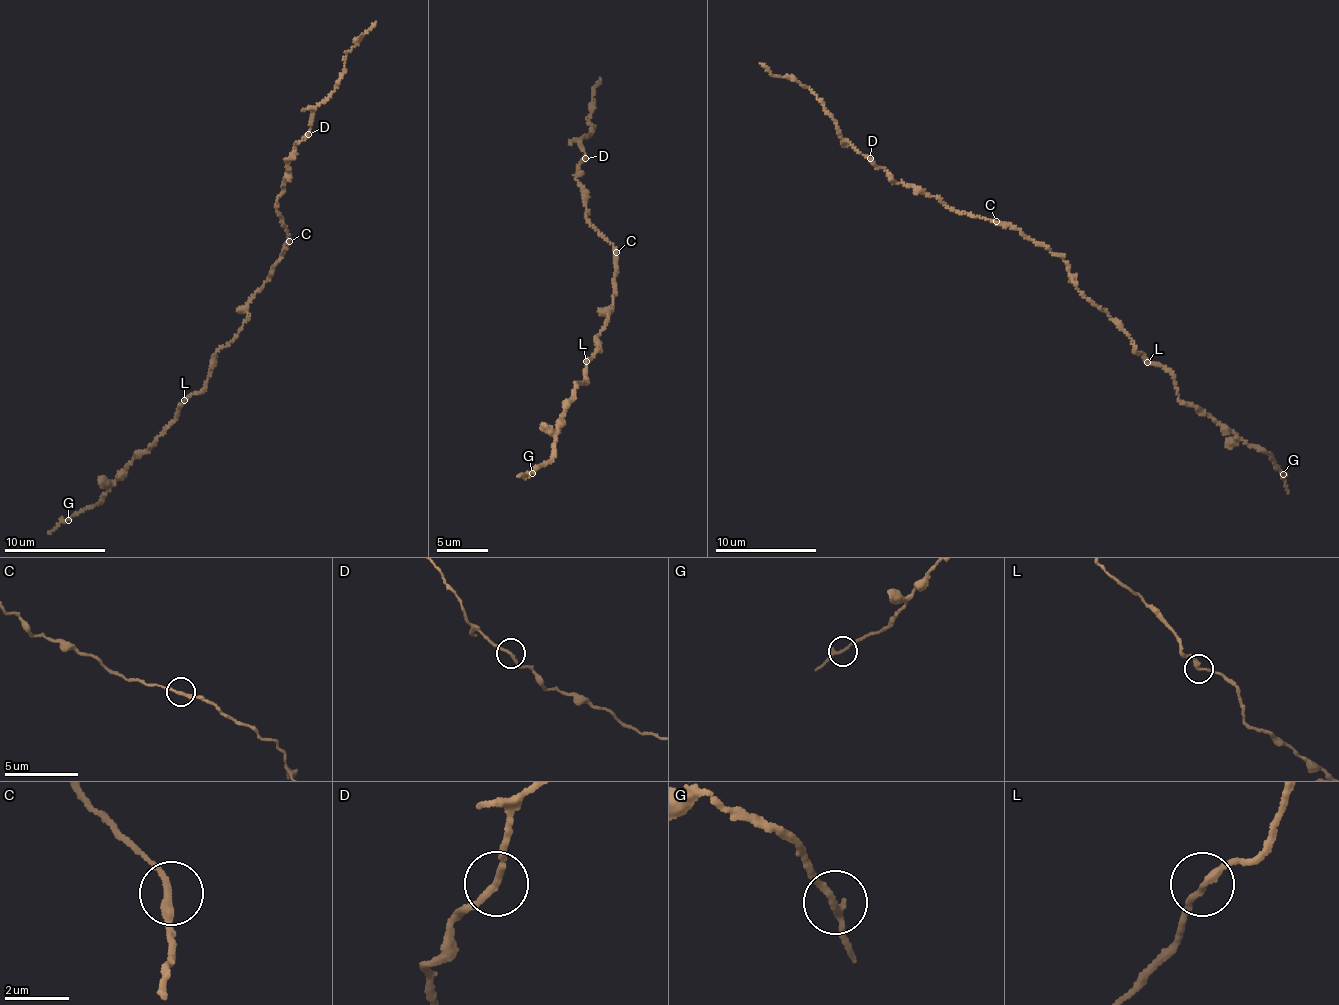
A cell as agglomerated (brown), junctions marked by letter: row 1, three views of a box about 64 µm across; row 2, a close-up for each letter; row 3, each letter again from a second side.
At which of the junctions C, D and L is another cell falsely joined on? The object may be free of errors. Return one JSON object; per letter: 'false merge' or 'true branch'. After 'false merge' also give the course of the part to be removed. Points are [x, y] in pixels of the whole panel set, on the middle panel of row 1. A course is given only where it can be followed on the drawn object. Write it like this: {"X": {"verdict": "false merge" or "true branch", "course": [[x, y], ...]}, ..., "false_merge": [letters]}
{"C": {"verdict": "true branch"}, "D": {"verdict": "true branch"}, "L": {"verdict": "true branch"}, "false_merge": []}

